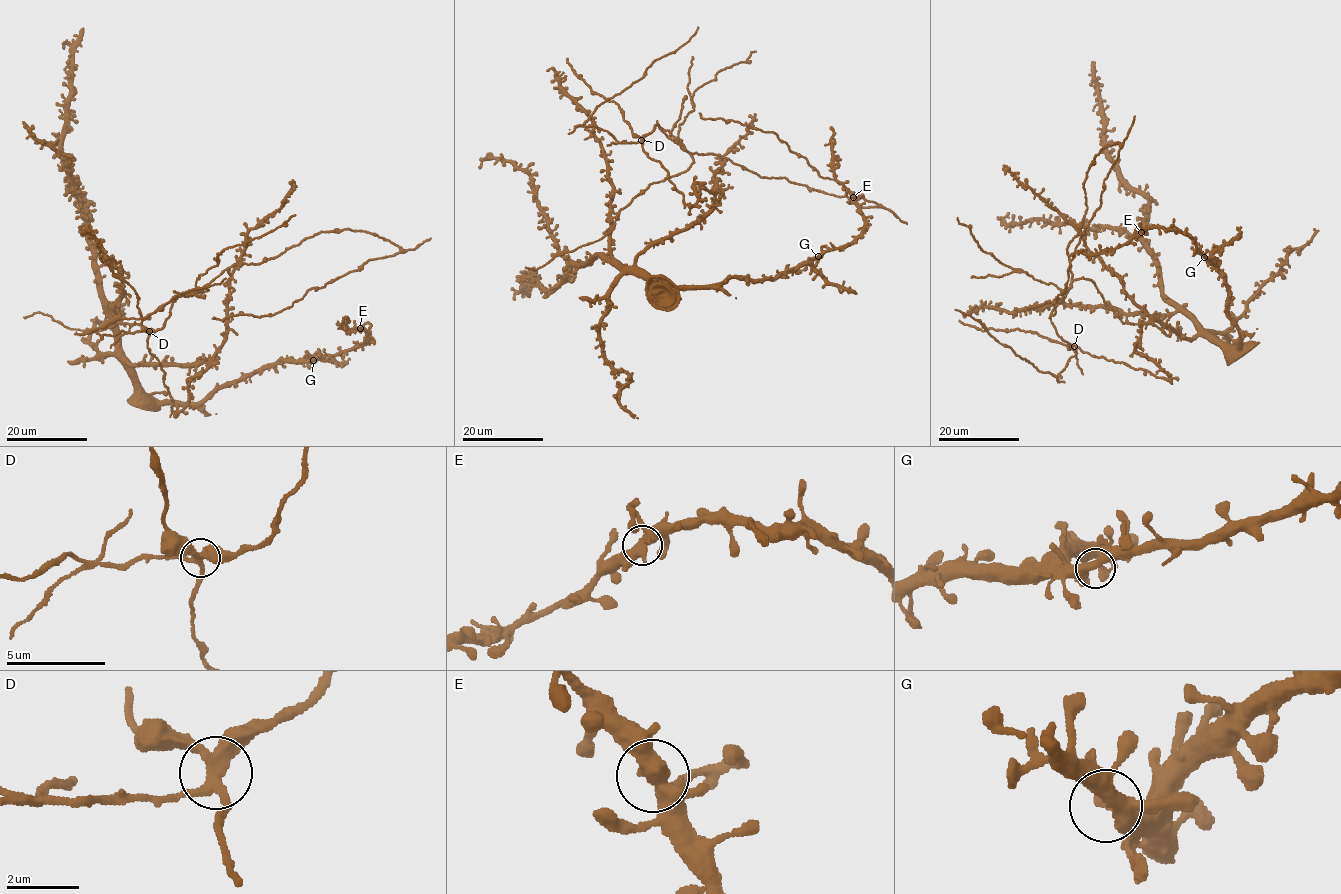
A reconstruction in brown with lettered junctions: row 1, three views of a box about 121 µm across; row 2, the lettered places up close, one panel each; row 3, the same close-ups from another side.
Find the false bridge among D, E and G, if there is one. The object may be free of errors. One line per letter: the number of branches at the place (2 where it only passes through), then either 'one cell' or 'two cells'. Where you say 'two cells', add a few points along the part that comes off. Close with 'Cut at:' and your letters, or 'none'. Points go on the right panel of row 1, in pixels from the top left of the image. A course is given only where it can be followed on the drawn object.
D: branches 4; two cells; course (1074, 346), (1050, 313), (1071, 283), (1066, 250), (1087, 207), (1087, 173), (1118, 141), (1049, 318)
E: branches 4; one cell
G: branches 4; one cell
Cut at: D

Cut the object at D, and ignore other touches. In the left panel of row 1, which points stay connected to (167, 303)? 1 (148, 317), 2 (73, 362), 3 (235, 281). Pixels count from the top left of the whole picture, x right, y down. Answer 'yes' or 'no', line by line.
1: yes
2: no
3: no

